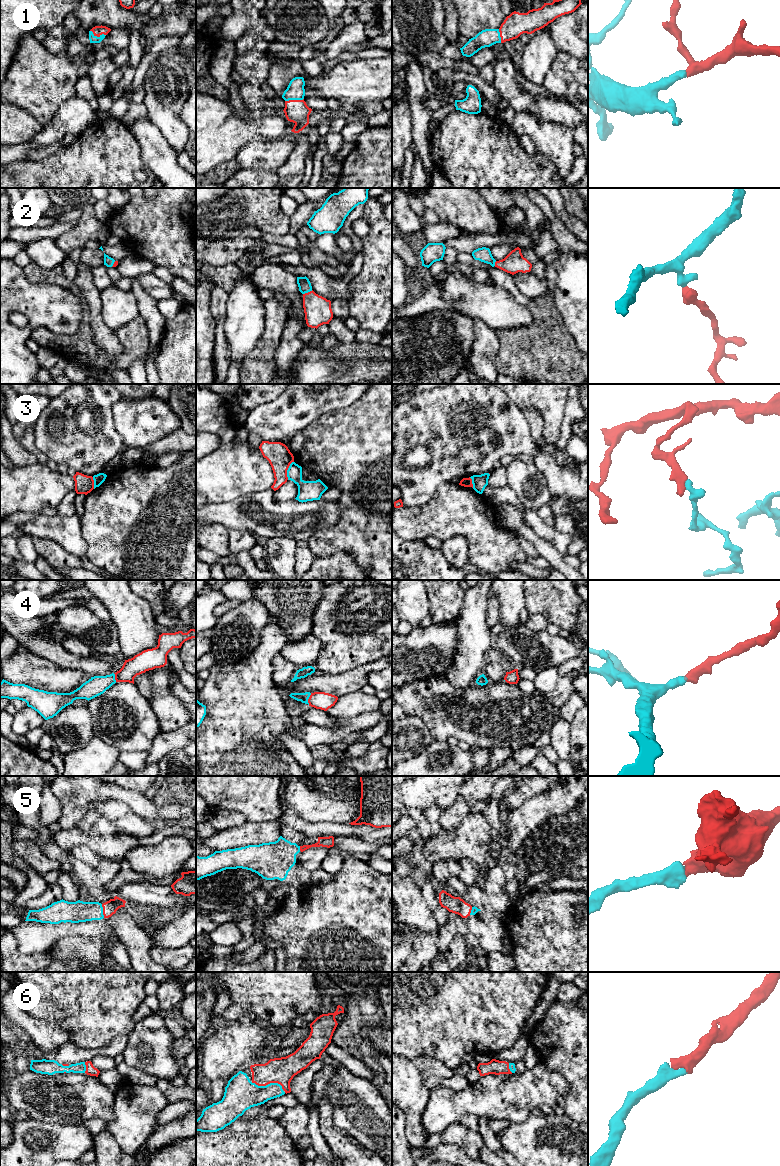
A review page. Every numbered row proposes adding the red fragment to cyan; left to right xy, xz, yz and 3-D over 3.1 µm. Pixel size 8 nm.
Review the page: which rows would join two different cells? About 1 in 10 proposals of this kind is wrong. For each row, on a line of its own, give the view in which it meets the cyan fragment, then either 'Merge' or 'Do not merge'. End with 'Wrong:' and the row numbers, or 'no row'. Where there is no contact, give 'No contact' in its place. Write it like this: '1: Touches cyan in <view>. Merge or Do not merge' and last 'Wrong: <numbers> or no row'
1: Touches cyan in xy. Merge
2: Touches cyan in xz. Merge
3: Touches cyan in xz. Do not merge
4: Touches cyan in xz. Merge
5: Touches cyan in xy. Merge
6: Touches cyan in xz. Merge
Wrong: 3

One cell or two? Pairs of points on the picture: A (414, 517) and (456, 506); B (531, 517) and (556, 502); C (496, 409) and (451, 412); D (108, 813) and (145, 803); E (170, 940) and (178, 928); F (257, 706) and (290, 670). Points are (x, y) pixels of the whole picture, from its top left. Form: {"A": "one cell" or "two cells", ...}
{"A": "one cell", "B": "two cells", "C": "one cell", "D": "two cells", "E": "one cell", "F": "two cells"}

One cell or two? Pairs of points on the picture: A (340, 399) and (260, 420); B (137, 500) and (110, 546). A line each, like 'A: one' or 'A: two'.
A: one
B: one

